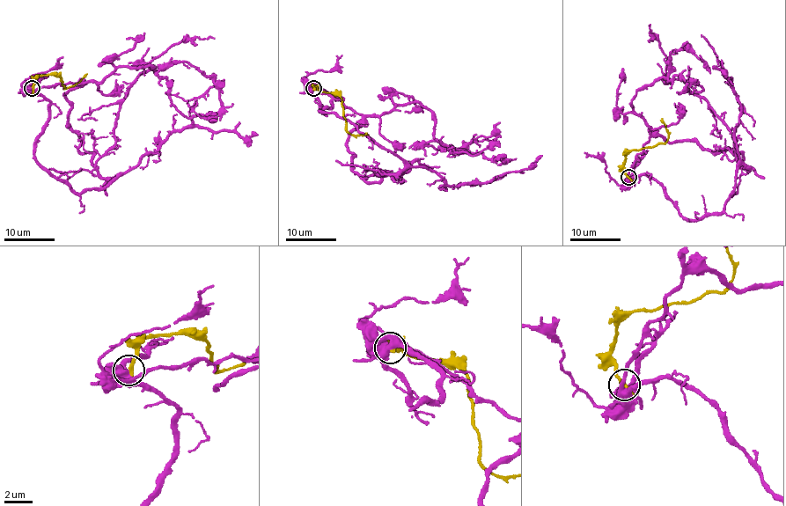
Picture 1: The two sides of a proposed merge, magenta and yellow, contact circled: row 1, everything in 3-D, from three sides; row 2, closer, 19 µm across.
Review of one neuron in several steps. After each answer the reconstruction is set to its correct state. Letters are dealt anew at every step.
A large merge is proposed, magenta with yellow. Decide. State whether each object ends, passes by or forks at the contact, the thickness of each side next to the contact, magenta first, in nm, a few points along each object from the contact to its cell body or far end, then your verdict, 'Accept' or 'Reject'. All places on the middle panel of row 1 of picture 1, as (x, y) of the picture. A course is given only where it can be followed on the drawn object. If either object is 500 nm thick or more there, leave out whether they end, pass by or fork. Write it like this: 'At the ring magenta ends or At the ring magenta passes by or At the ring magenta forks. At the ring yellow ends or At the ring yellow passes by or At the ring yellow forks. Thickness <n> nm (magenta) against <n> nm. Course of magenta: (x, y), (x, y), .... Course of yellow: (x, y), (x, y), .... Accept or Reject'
At the ring magenta forks. At the ring yellow ends. Thickness 460 nm (magenta) against 280 nm. Course of magenta: (313, 89), (331, 97), (320, 112), (343, 117), (451, 186), (488, 183), (542, 155). Course of yellow: (313, 89), (334, 92), (341, 100), (343, 117), (350, 135), (368, 134). Reject

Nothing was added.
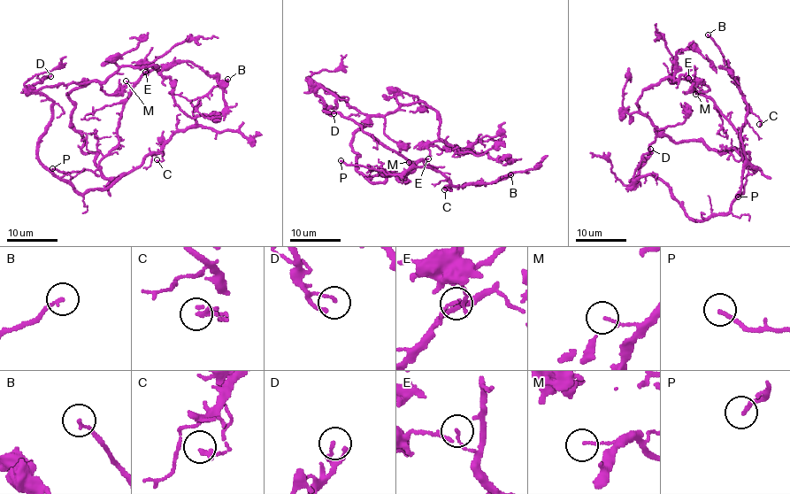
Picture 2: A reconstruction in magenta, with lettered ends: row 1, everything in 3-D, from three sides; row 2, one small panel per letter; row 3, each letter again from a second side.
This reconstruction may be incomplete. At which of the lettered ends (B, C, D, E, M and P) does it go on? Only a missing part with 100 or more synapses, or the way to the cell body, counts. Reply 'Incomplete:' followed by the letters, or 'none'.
Incomplete: D

